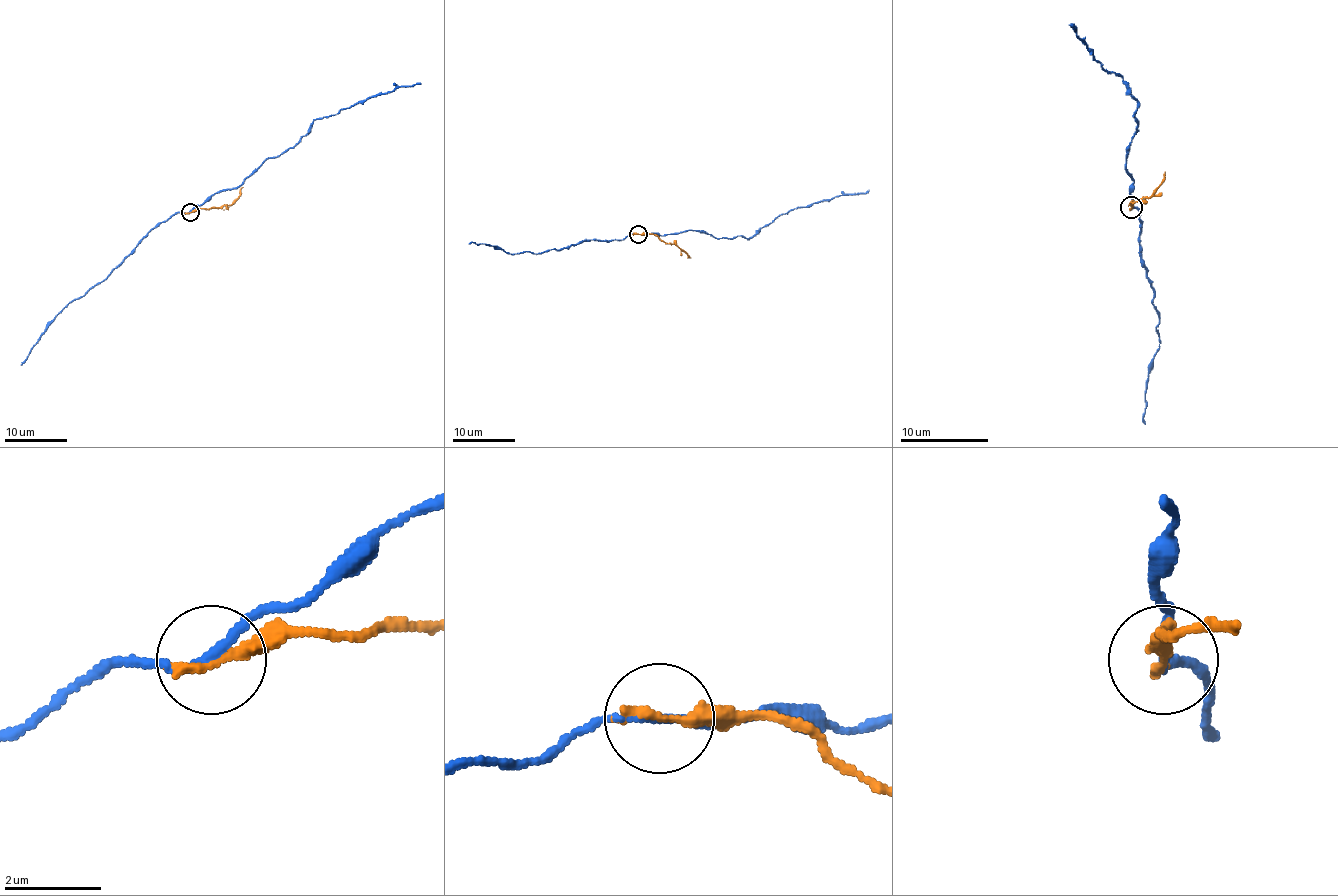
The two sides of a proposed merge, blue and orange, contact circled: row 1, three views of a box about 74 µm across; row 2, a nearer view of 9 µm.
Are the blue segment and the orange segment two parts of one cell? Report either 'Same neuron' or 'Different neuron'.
Different neuron

